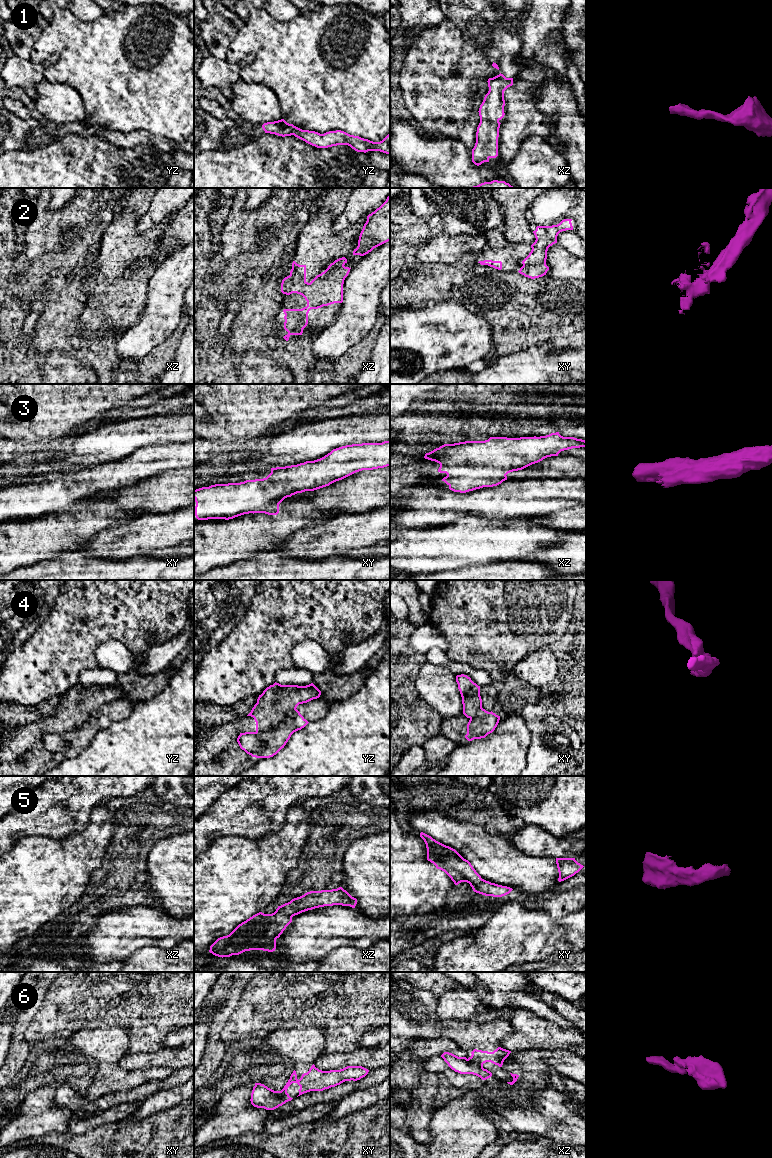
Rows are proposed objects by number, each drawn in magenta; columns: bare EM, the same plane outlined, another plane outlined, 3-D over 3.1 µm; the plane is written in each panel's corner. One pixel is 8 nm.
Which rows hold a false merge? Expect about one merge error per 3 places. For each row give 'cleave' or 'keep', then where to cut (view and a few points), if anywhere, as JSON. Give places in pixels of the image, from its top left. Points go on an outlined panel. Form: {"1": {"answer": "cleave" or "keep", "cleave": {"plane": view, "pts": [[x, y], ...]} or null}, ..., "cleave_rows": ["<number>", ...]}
{"1": {"answer": "keep", "cleave": null}, "2": {"answer": "cleave", "cleave": {"plane": "xy", "pts": [[545, 262], [523, 265]]}}, "3": {"answer": "keep", "cleave": null}, "4": {"answer": "cleave", "cleave": {"plane": "yz", "pts": [[295, 708], [276, 725], [256, 732]]}}, "5": {"answer": "keep", "cleave": null}, "6": {"answer": "cleave", "cleave": {"plane": "xz", "pts": [[467, 1059], [482, 1067]]}}, "cleave_rows": ["2", "4", "6"]}

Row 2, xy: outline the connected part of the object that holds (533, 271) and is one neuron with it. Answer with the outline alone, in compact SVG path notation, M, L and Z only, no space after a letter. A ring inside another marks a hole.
M533 264L528 266L522 266L518 271L520 274L524 275L525 277L535 279L546 275L549 267L544 264Z

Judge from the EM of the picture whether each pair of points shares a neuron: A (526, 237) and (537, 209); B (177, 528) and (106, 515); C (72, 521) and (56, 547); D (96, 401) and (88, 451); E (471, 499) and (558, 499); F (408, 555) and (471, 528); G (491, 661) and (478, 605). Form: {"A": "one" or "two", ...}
{"A": "two", "B": "two", "C": "two", "D": "two", "E": "one", "F": "one", "G": "one"}

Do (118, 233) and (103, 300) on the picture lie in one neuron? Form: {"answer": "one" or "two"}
{"answer": "one"}

